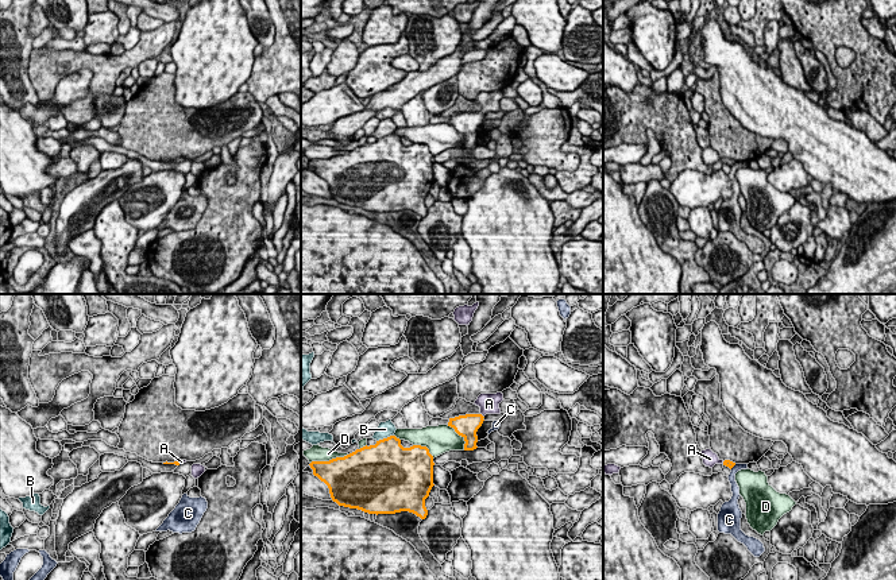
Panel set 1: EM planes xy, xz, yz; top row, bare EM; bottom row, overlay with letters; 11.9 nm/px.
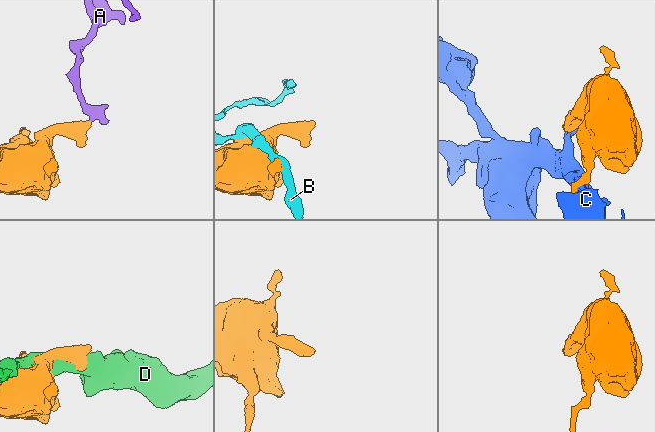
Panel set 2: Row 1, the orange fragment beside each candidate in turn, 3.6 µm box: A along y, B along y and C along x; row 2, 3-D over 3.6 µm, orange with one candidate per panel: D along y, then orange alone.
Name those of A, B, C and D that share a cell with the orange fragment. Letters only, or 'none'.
A

